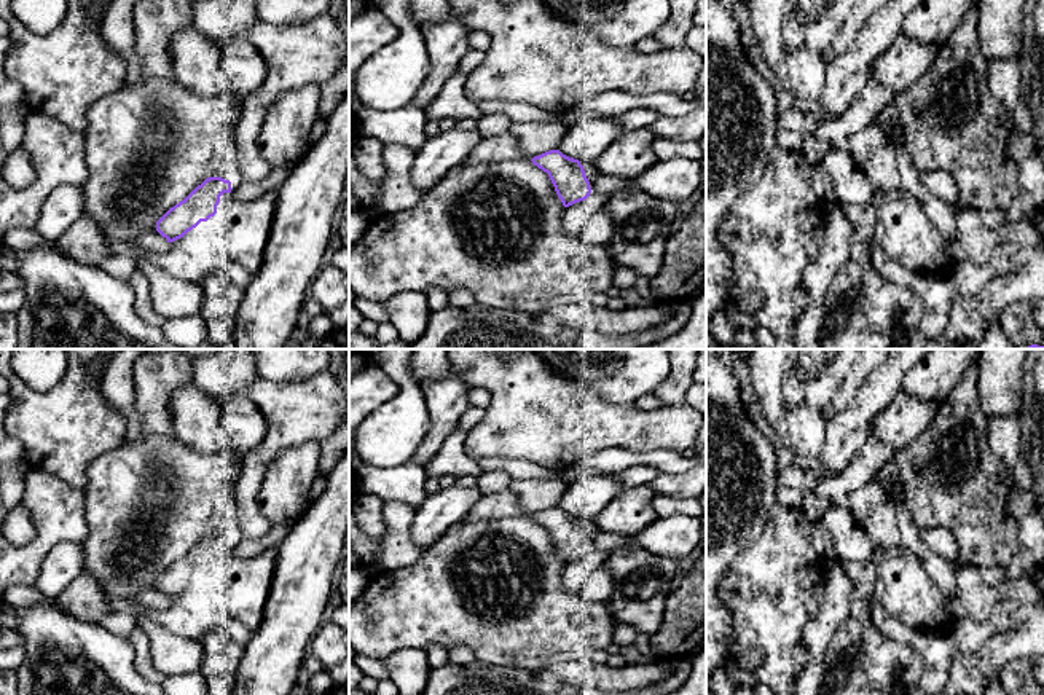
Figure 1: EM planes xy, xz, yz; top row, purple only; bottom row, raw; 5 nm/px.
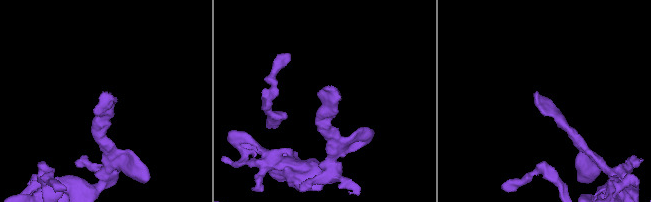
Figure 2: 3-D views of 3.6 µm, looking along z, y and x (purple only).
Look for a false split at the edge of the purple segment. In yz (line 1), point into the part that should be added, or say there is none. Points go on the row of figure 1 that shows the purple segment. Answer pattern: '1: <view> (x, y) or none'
1: none

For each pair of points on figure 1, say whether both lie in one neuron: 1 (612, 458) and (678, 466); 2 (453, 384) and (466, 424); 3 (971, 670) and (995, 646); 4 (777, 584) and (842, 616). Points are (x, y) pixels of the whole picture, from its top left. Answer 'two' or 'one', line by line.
1: one
2: two
3: one
4: two

